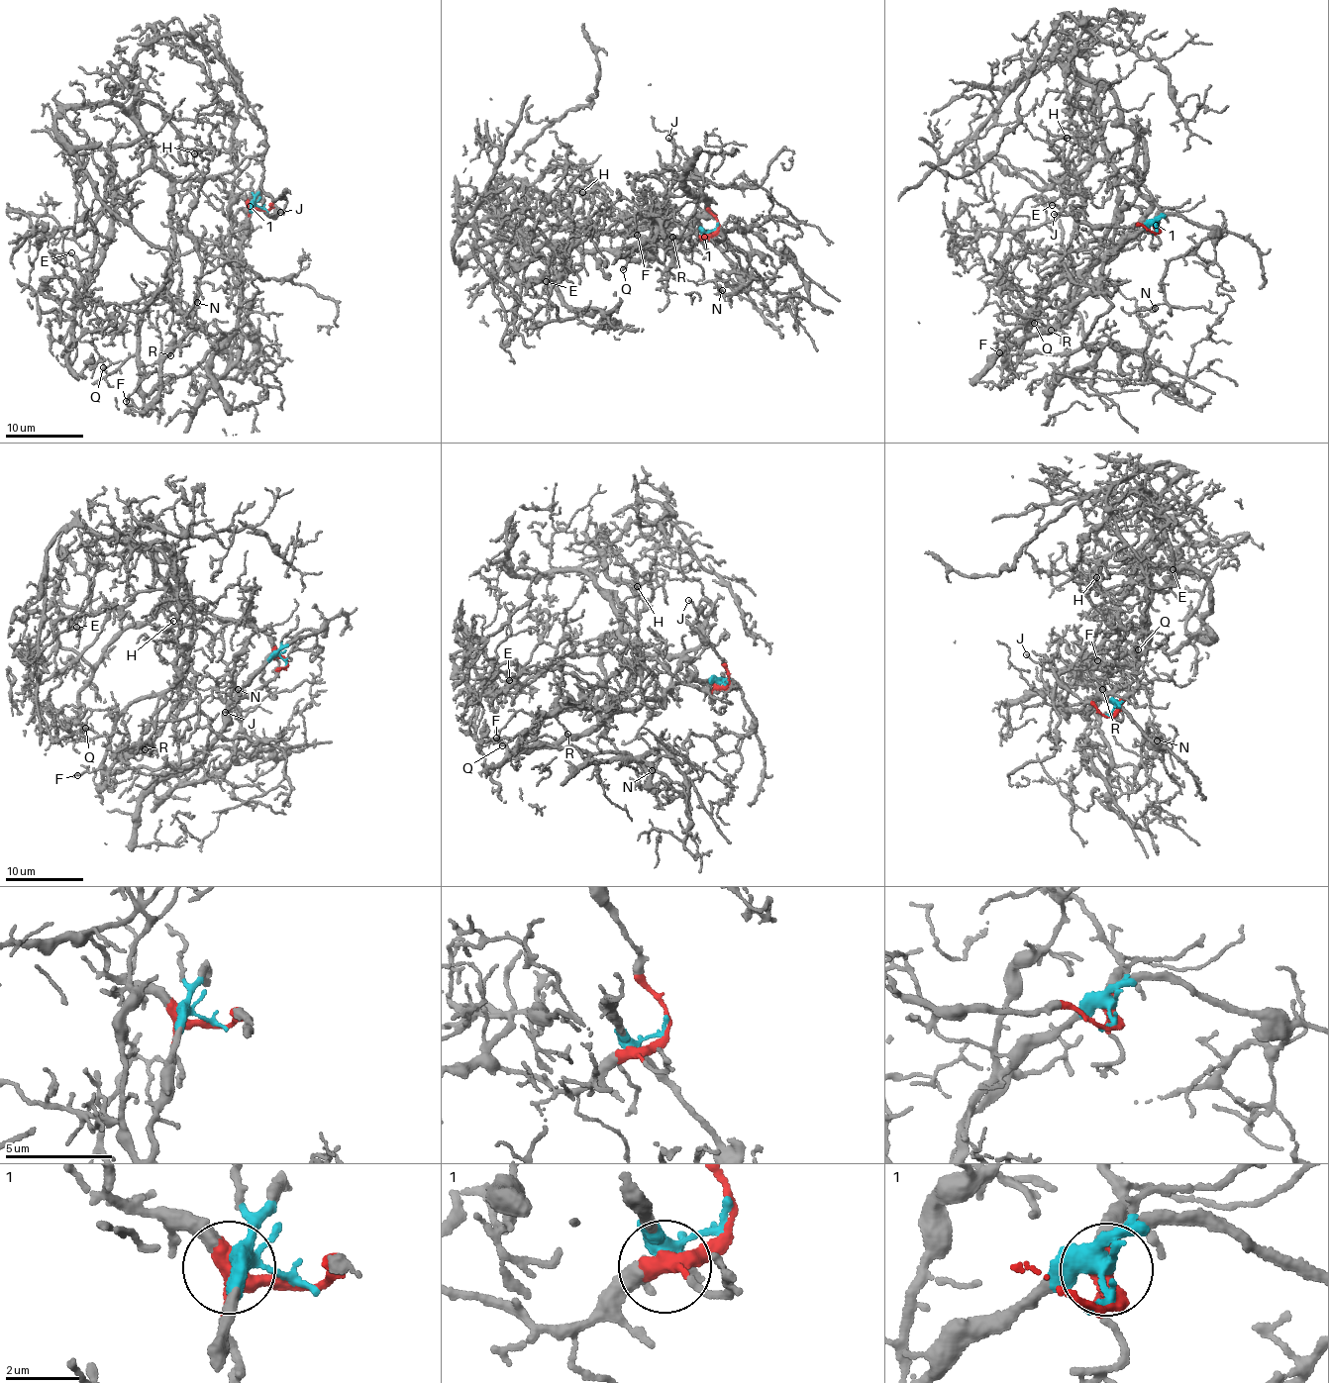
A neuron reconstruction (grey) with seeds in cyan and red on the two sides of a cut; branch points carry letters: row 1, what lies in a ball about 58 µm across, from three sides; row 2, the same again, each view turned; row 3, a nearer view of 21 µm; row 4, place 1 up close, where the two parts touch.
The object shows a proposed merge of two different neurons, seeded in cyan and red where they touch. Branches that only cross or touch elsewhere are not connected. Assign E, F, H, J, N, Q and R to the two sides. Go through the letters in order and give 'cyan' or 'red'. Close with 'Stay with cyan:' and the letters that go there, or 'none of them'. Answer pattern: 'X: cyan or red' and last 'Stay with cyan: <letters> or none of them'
E: red
F: cyan
H: cyan
J: red
N: cyan
Q: red
R: cyan
Stay with cyan: F, H, N, R

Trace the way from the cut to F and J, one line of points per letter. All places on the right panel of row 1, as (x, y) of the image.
F: (1155, 232), (1105, 261), (1113, 243), (1080, 212), (1102, 207), (1107, 178), (1040, 303), (996, 332), (999, 353)
J: (1156, 233), (1151, 233), (1142, 226), (1086, 224), (1070, 214), (1054, 215)

